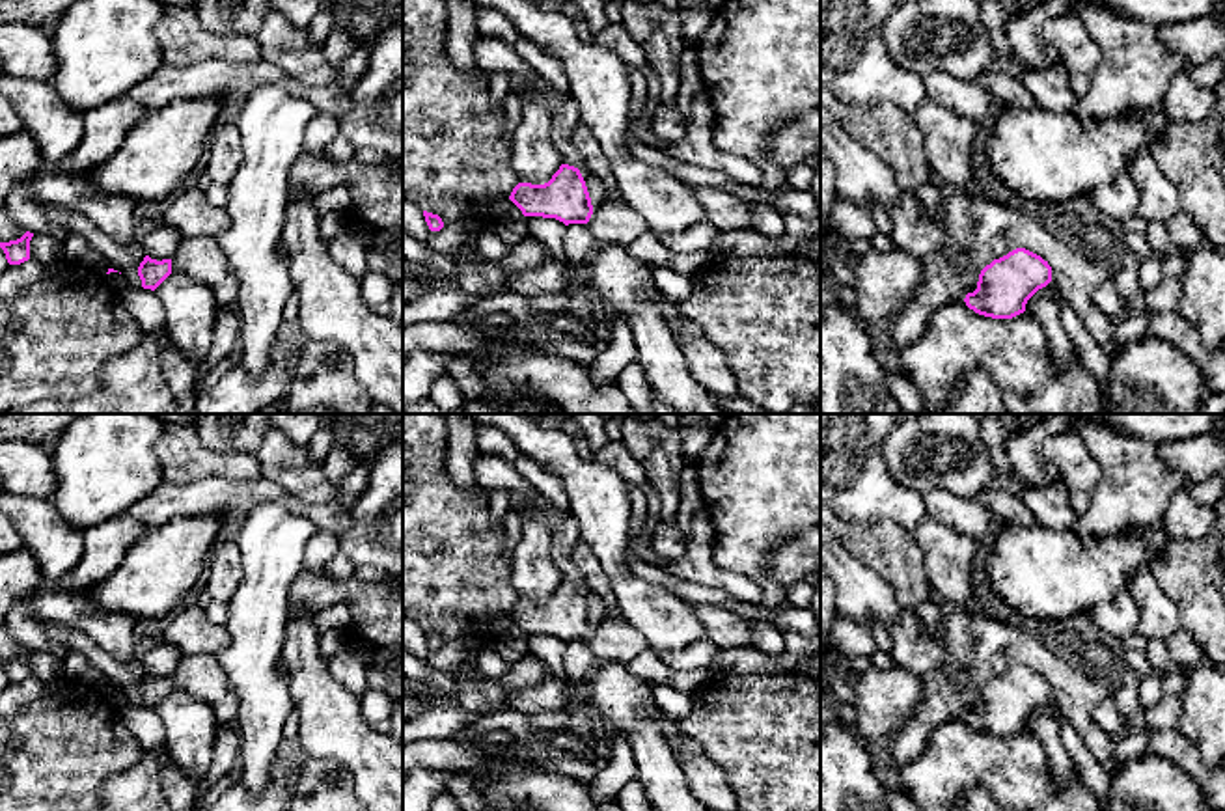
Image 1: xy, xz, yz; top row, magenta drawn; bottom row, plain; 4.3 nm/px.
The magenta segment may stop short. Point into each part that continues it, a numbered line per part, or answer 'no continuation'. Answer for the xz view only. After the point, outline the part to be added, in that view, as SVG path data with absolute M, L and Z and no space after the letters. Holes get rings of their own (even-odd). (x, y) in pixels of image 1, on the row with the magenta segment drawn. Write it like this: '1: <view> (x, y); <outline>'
1: xz (612, 220); M619 198L595 205L587 227L599 244L617 242L625 246L651 231L647 222Z

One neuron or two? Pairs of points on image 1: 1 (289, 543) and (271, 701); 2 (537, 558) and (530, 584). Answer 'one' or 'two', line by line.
1: one
2: one

